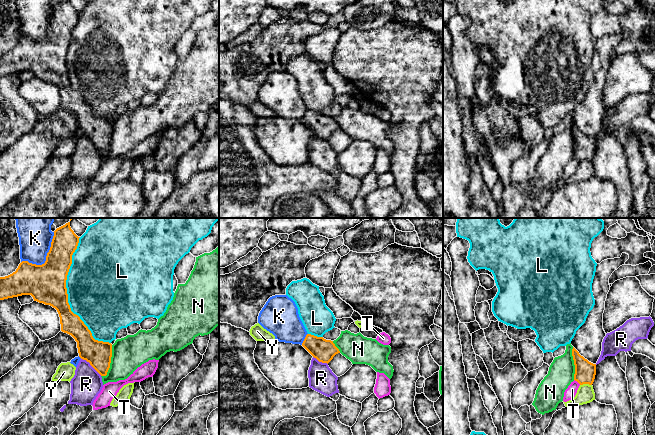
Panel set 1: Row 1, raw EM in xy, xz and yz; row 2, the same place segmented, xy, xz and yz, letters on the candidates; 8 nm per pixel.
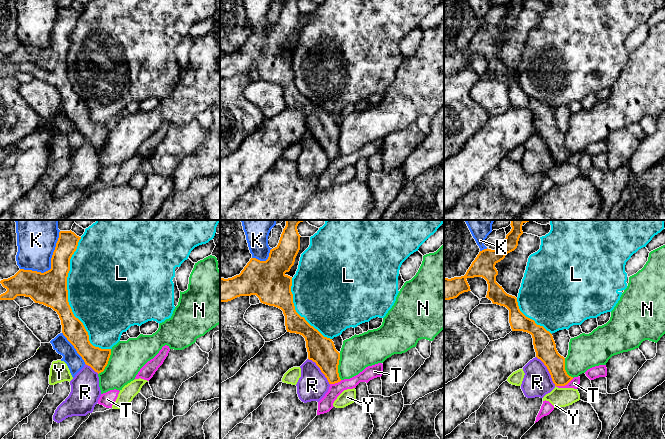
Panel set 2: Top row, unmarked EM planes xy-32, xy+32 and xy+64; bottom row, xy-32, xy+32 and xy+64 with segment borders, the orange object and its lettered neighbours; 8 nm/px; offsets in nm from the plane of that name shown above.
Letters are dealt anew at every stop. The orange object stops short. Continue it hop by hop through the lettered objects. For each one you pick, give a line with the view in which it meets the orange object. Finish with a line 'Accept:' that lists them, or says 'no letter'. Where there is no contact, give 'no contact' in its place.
Accept: no letter

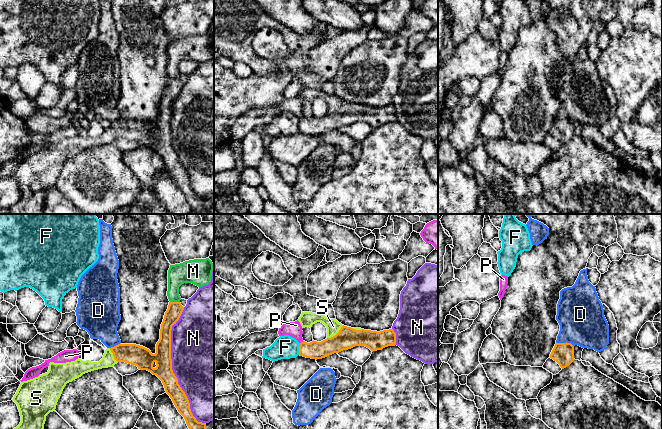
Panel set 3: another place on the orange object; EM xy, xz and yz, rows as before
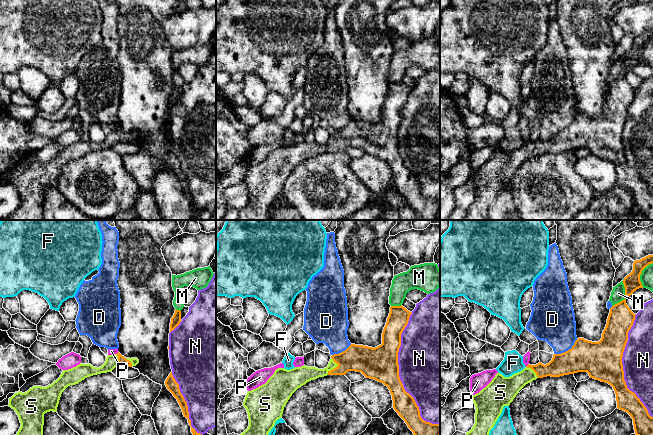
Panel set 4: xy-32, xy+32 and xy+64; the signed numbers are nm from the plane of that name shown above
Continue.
S: xz
Accept: S

